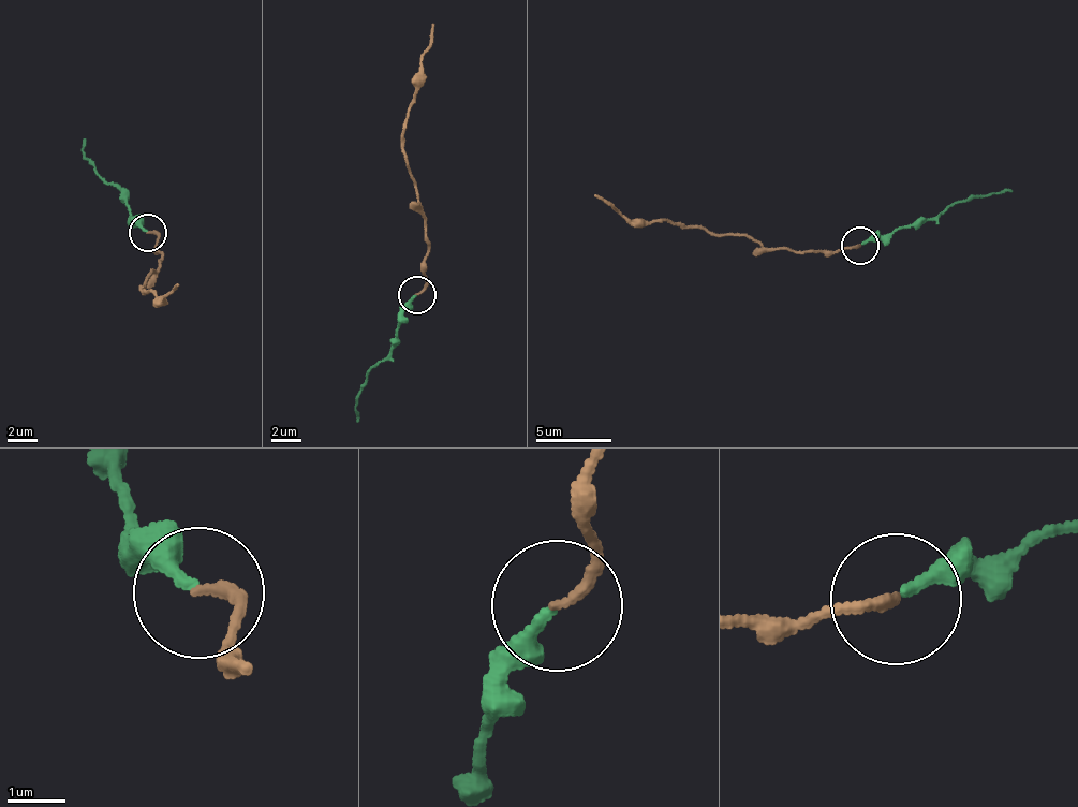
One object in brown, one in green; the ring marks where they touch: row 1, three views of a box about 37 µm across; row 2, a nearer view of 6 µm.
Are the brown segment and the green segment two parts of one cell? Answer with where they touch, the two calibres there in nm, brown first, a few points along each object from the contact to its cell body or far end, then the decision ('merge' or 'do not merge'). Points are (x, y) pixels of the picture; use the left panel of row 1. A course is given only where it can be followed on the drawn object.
at (148, 233); 190 nm thick on the brown side, 240 nm on the other; brown runs (149, 231), (162, 258), (143, 283), (145, 295), (152, 290), (158, 303), (178, 283); green runs (149, 231), (123, 193), (96, 171), (84, 152), (86, 137); merge

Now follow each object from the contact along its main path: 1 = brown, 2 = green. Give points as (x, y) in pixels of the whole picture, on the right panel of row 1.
1: (860, 245), (854, 248), (770, 250), (743, 235), (676, 226), (665, 220), (635, 222), (594, 193)
2: (860, 245), (924, 224), (954, 202), (1013, 190)

